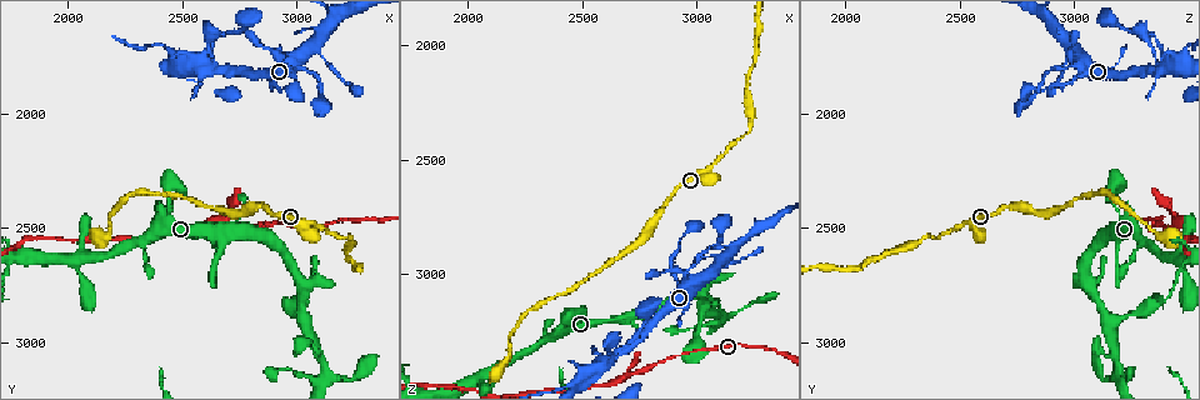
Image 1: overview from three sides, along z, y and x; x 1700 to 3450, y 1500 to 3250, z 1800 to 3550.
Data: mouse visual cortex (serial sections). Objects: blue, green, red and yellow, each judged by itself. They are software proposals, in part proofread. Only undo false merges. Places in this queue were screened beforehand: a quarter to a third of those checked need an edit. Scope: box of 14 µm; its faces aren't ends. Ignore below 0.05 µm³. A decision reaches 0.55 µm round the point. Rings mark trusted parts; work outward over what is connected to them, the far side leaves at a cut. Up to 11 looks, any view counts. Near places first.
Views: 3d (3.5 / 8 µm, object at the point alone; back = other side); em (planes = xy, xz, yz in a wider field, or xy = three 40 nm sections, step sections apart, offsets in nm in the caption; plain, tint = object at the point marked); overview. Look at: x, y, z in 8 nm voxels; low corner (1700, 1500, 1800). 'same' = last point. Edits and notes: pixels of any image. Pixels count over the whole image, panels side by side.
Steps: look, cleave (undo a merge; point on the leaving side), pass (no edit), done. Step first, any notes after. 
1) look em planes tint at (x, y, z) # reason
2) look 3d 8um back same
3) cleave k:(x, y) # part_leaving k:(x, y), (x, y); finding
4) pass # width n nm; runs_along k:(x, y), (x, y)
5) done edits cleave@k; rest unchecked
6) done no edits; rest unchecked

look 3d 3.5um at (3060, 1710, 3000) # a fork

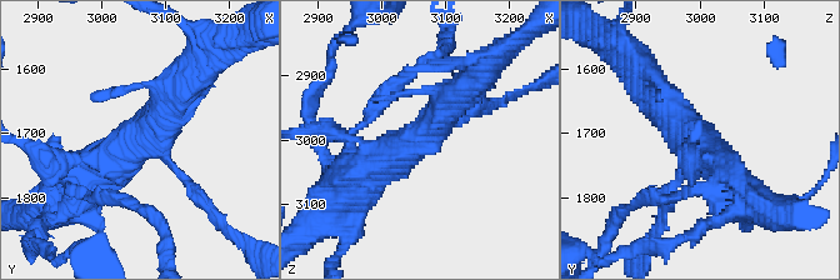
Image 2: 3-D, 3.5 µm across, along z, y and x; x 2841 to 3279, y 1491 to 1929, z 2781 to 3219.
look em xy step 3 tint at (3070, 1700, 2990) # arms 3; arm_widths 150, 450, 450 nm; need the tissue

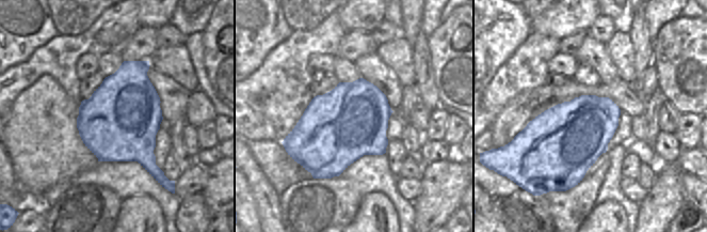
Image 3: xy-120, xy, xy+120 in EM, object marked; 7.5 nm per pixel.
pass # runs_along 2:(89, 184), (158, 123), (189, 76); one cell here

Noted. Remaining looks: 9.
look 3d 3.5um at (2600, 1780, 3390) # thin arm on a thick one

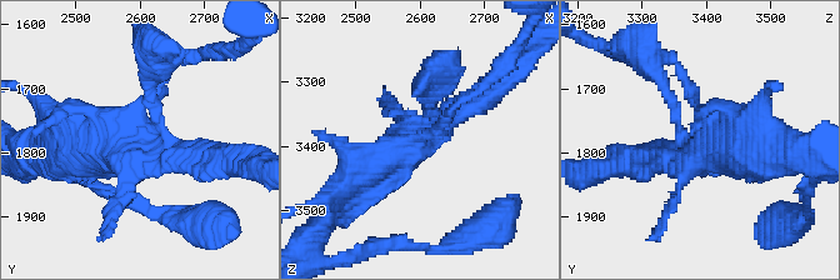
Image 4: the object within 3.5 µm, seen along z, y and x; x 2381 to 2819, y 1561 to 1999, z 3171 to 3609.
pass # runs_along 4:(483, 100), (436, 121), (345, 195); one cell here

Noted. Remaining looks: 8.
look 3d 3.5um at (2690, 2470, 3450) # two arms in line, one across

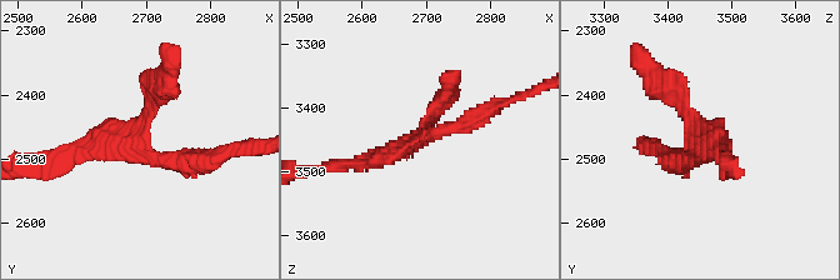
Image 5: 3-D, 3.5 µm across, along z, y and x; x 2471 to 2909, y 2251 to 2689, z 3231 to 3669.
look em planes tint at (2695, 2480, 3445) # arms 3; arm_widths 150, 200, 250 nm; now the EM

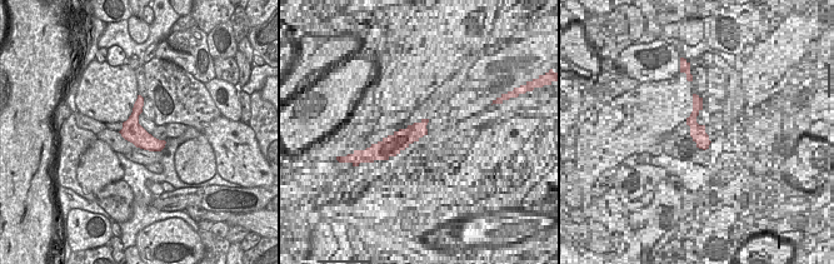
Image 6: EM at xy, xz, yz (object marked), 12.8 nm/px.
look em xy step 2 tint same # cut it another way

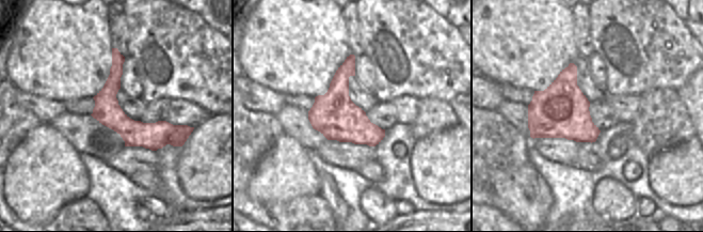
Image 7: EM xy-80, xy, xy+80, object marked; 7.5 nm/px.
pass # runs_along 7:(114, 50), (111, 109), (133, 132), (180, 132); one cell here

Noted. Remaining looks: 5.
look 3d 8um at (3230, 2570, 2310) # abrupt turn

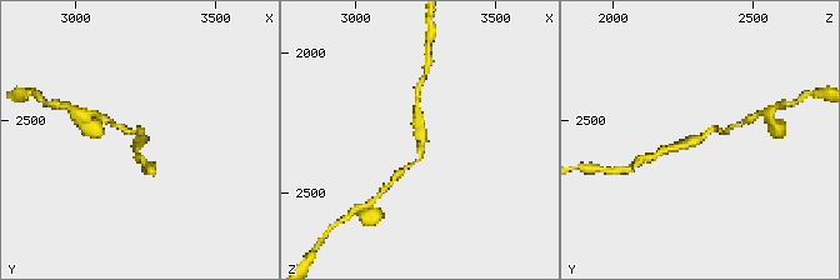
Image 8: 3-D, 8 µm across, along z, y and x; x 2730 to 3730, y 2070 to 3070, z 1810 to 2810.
look 3d 3.5um at (3220, 2560, 2320) # zoom in

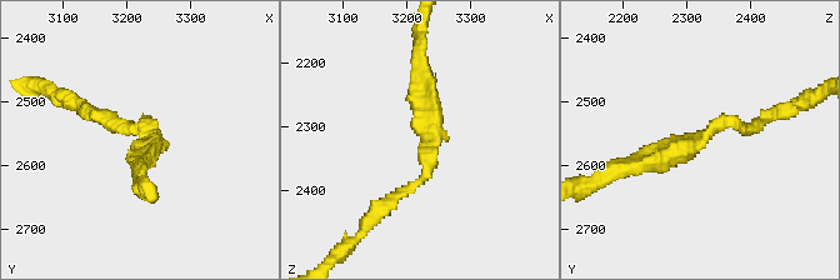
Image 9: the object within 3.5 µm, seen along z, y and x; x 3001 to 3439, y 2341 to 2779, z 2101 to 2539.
pass # runs_along 9:(759, 124), (730, 120), (660, 161), (621, 165); all the same cell

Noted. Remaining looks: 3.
done no edits; rest unchecked

